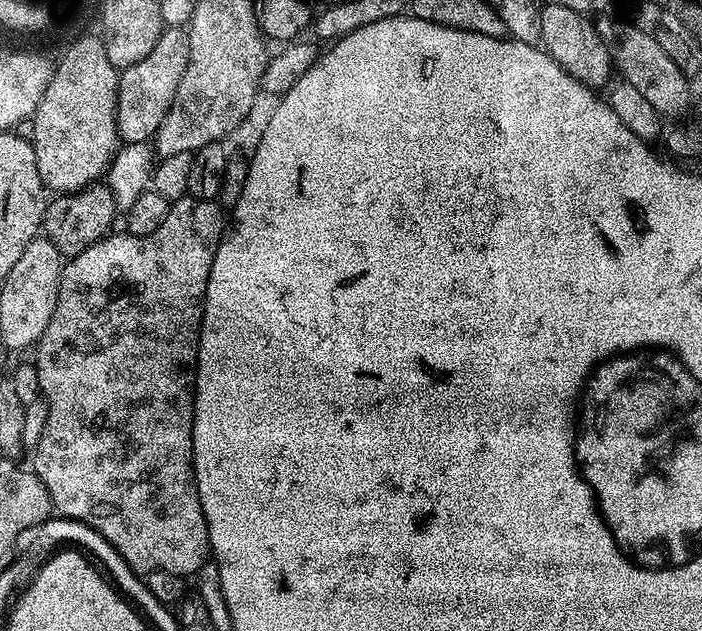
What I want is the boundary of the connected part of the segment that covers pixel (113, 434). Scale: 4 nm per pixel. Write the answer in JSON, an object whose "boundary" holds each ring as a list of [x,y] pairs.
{"boundary":[[[181,196],[168,205],[166,219],[154,234],[130,236],[109,234],[86,246],[77,256],[63,265],[57,292],[57,304],[50,317],[37,350],[38,382],[40,394],[48,404],[49,416],[44,436],[34,447],[36,477],[44,483],[52,499],[53,509],[61,517],[80,520],[90,525],[106,538],[122,554],[122,558],[141,578],[152,571],[165,571],[185,578],[195,577],[204,561],[209,559],[208,527],[202,514],[202,502],[198,498],[196,471],[192,465],[192,427],[194,426],[194,402],[196,401],[196,363],[200,345],[200,327],[204,313],[206,286],[210,278],[210,266],[214,254],[226,231],[226,212],[216,200],[199,200],[193,196]]]}

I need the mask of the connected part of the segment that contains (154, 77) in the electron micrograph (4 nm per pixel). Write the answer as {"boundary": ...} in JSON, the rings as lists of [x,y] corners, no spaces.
{"boundary":[[[165,27],[158,42],[154,42],[154,50],[150,50],[142,62],[134,62],[134,66],[119,73],[116,85],[116,135],[123,143],[147,144],[155,137],[158,126],[162,126],[162,118],[166,118],[174,102],[174,94],[178,94],[178,82],[182,82],[182,74],[186,74],[189,62],[190,38],[187,31],[183,27]]]}

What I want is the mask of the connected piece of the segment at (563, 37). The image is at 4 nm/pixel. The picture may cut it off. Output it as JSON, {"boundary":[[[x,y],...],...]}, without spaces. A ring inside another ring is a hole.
{"boundary":[[[551,2],[545,3],[539,14],[540,44],[548,56],[554,58],[554,62],[558,62],[558,66],[562,66],[562,70],[569,72],[575,80],[593,90],[599,89],[599,84],[607,85],[614,72],[612,59],[593,21],[583,12],[570,10],[570,6],[554,6]]]}

